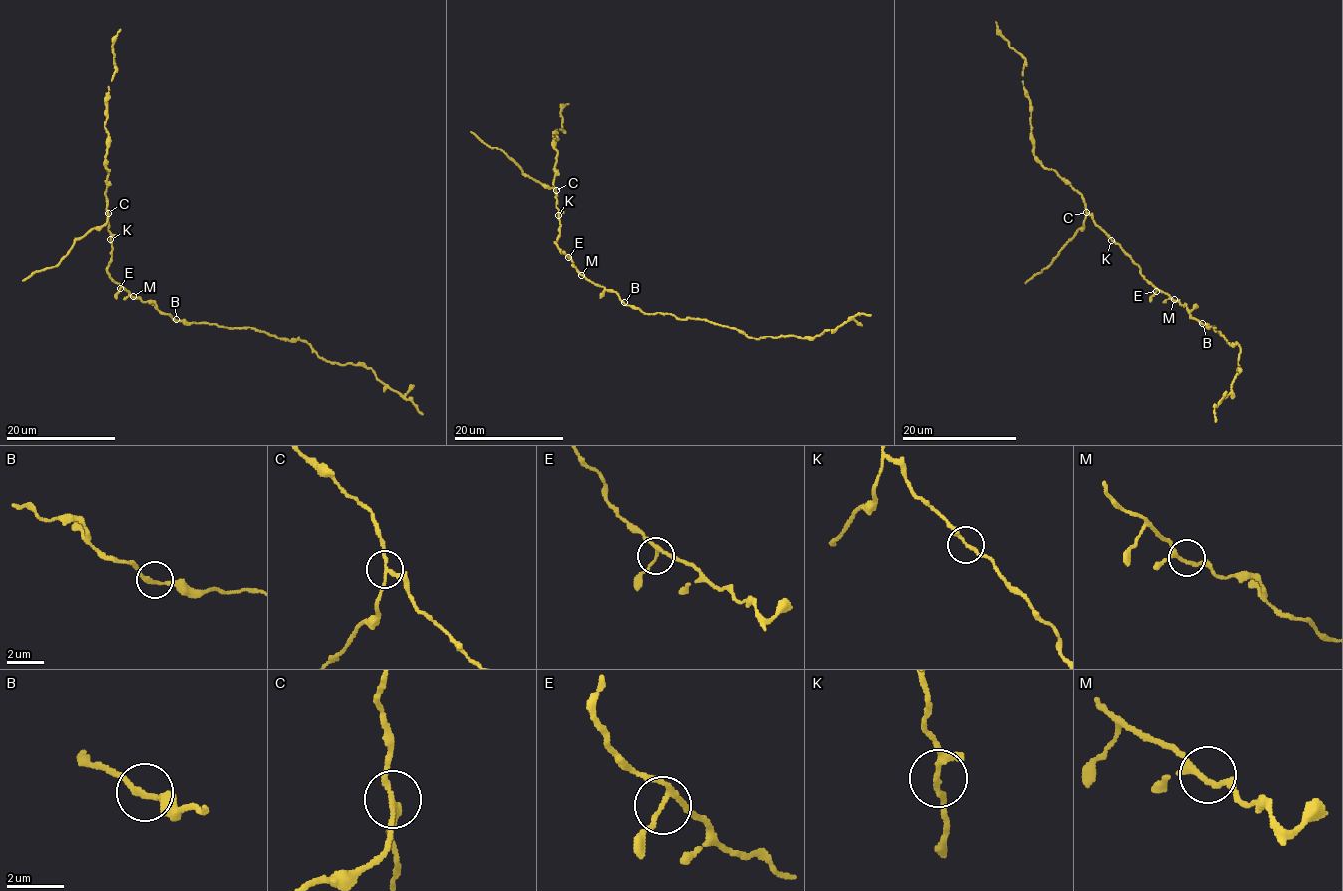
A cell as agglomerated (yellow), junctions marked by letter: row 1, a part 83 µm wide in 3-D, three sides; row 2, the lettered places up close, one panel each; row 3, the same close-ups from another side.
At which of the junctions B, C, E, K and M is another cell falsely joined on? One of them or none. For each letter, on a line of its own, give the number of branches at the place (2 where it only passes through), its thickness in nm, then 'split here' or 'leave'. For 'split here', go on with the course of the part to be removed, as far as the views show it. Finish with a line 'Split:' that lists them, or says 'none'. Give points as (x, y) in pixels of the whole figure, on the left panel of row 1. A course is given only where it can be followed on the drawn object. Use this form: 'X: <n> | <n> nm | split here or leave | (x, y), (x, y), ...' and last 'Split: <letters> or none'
B: 2 | 170 nm | leave
C: 3 | 160 nm | split here | (107, 212), (103, 225), (79, 237), (55, 266), (33, 271), (22, 281)
E: 3 | 150 nm | leave
K: 3 | 140 nm | leave
M: 3 | 140 nm | leave
Split: C

